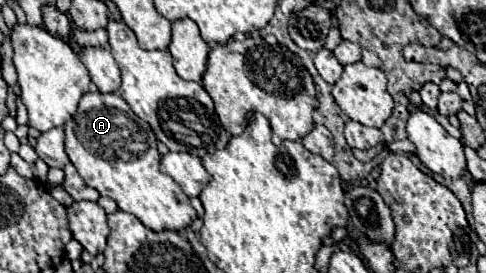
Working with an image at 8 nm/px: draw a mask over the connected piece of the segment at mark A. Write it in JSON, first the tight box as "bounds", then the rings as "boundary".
{"bounds":[64,92,196,232],"boundary":[[[88,92],[82,96],[78,110],[64,124],[64,150],[78,174],[100,196],[112,198],[120,210],[134,214],[154,232],[182,230],[196,218],[196,210],[182,188],[158,170],[160,154],[150,124],[140,120],[118,92]]]}

